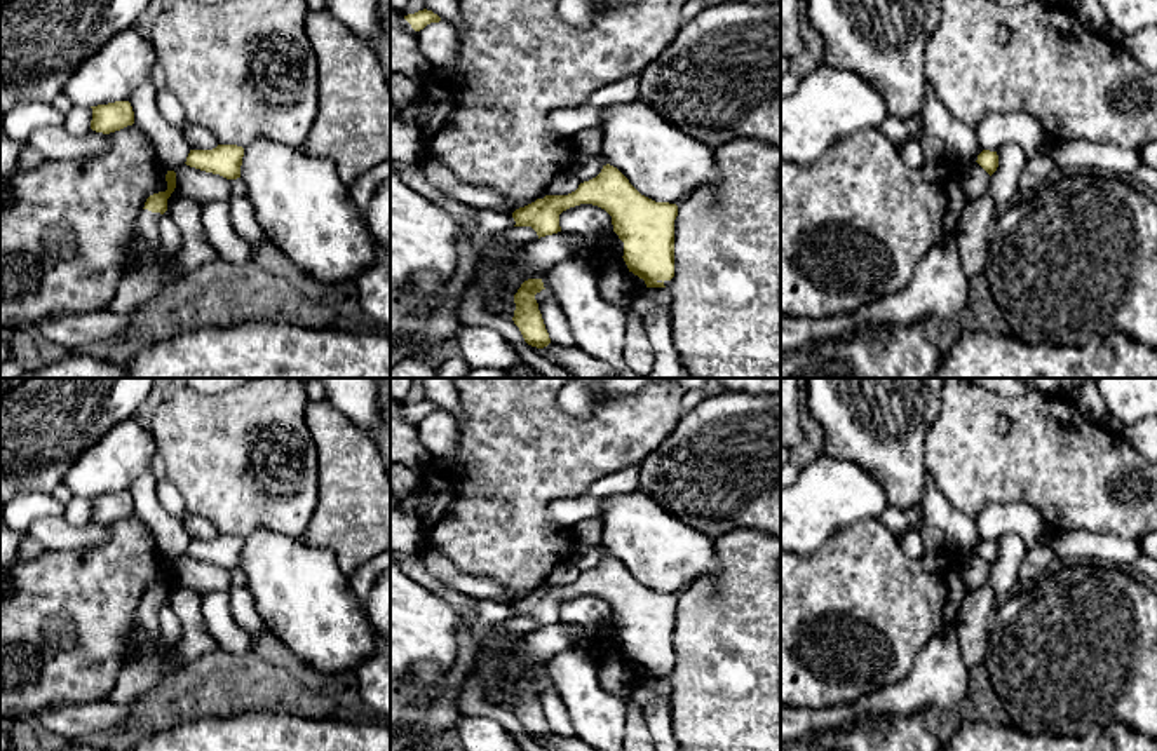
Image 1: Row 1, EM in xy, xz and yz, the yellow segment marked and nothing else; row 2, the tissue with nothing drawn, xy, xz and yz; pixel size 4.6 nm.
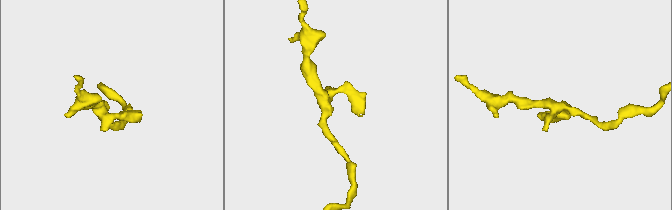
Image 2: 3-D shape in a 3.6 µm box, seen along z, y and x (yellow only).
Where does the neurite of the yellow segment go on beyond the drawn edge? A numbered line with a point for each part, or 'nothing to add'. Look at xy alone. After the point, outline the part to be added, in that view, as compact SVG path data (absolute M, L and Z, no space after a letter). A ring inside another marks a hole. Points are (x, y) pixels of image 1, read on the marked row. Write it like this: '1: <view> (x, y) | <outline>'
1: xy (148, 222) | M141 209L138 216L138 233L143 242L143 267L157 263L157 254L160 251L159 240L159 223L162 214Z

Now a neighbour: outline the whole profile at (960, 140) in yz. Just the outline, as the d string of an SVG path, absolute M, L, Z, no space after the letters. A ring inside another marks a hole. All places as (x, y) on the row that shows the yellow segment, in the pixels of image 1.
M925 82L922 120L929 134L937 136L944 145L944 155L964 169L974 160L978 143L976 127L955 118L936 96L934 87Z

